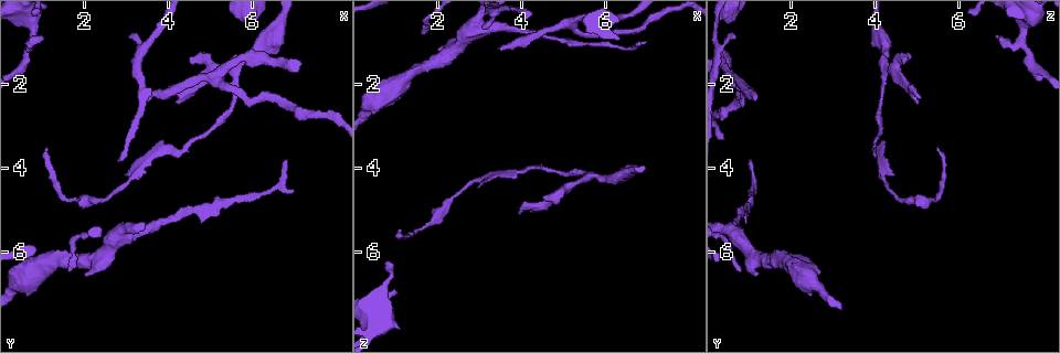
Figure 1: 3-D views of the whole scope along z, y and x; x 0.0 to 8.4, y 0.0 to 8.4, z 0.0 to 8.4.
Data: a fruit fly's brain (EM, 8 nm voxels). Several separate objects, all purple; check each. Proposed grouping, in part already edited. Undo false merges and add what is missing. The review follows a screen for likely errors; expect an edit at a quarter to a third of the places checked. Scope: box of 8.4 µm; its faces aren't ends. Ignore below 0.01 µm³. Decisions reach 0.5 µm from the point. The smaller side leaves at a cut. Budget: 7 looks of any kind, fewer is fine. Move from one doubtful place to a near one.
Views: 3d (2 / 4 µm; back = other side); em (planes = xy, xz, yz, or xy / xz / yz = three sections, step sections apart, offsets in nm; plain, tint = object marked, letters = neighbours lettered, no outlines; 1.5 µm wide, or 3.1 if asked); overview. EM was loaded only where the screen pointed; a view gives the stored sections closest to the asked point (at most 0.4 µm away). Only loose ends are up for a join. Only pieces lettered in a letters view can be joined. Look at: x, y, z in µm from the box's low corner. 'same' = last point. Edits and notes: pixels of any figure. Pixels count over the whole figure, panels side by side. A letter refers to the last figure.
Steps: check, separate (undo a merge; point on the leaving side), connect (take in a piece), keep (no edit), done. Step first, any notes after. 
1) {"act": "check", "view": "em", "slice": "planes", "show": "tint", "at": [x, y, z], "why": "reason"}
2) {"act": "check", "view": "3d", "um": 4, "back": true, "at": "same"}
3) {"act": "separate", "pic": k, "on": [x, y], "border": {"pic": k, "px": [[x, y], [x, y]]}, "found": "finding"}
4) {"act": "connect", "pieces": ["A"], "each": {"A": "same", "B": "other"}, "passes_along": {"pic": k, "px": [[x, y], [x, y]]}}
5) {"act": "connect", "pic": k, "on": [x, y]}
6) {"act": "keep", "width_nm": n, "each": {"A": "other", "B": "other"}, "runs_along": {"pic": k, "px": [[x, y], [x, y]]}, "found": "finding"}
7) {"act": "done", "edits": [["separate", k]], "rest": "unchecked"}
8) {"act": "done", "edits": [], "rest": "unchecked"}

{"act": "check", "view": "3d", "um": 2, "back": true, "at": [3.55, 2.30, 1.25], "why": "an open end"}

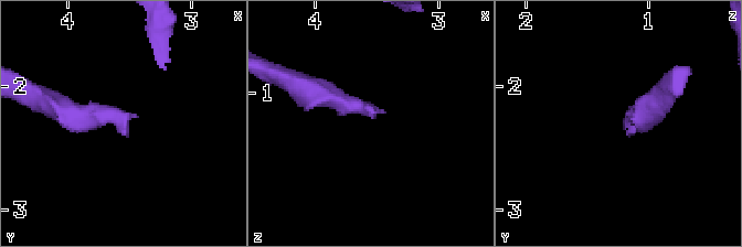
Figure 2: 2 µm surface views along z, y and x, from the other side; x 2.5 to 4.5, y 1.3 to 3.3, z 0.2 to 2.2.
{"act": "check", "view": "em", "slice": "xz", "step": 4, "show": "letters", "at": [3.54, 2.34, 1.24]}

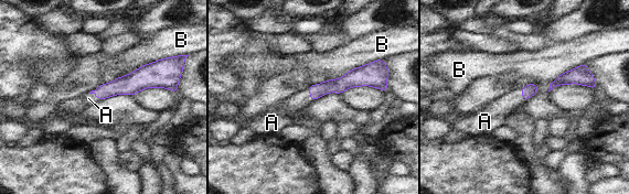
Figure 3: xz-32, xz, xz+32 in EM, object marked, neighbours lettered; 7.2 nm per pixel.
{"act": "connect", "pieces": ["A"], "longest_contact_nm": ["B", 400], "each": {"A": "same", "B": "other"}, "passes_along": {"pic": 3, "px": [[340, 85], [310, 95], [284, 116]]}, "found": "it goes on there"}

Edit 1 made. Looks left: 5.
{"act": "check", "view": "overview", "why": "redraw"}

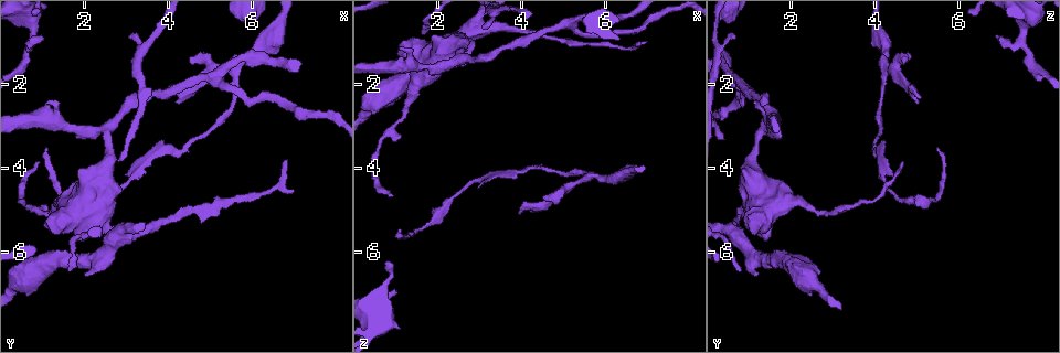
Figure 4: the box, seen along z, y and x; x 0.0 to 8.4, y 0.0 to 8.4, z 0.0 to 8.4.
{"act": "check", "view": "em", "slice": "planes", "show": "letters", "at": [5.65, 1.40, 4.20], "why": "two arms in line, one across"}

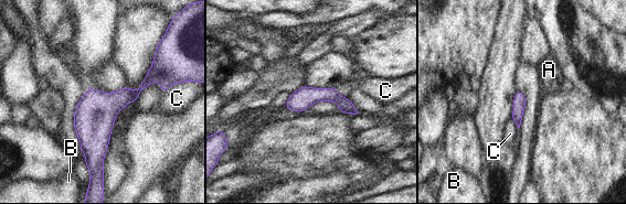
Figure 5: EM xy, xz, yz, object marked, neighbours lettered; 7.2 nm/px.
{"act": "keep", "each": {"A": "other", "B": "other", "C": "other"}, "border": {"pic": 5, "px": [[174, 84], [162, 92]]}, "found": "one neuron here"}

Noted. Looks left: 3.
{"act": "check", "view": "em", "slice": "planes", "show": "letters", "at": [5.15, 1.90, 0.65], "why": "a fork"}

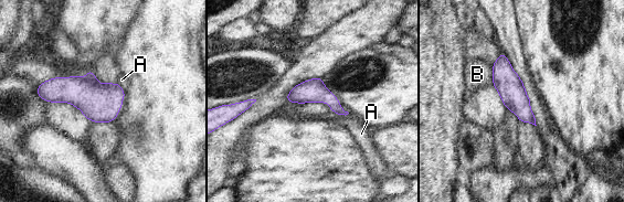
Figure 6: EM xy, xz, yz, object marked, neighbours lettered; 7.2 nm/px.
{"act": "keep", "longest_contact_nm": ["B", 140], "each": {"A": "other", "B": "other"}, "found": "one neuron here"}

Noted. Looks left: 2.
{"act": "done", "edits": [["connect", 3]], "rest": "unchecked"}

